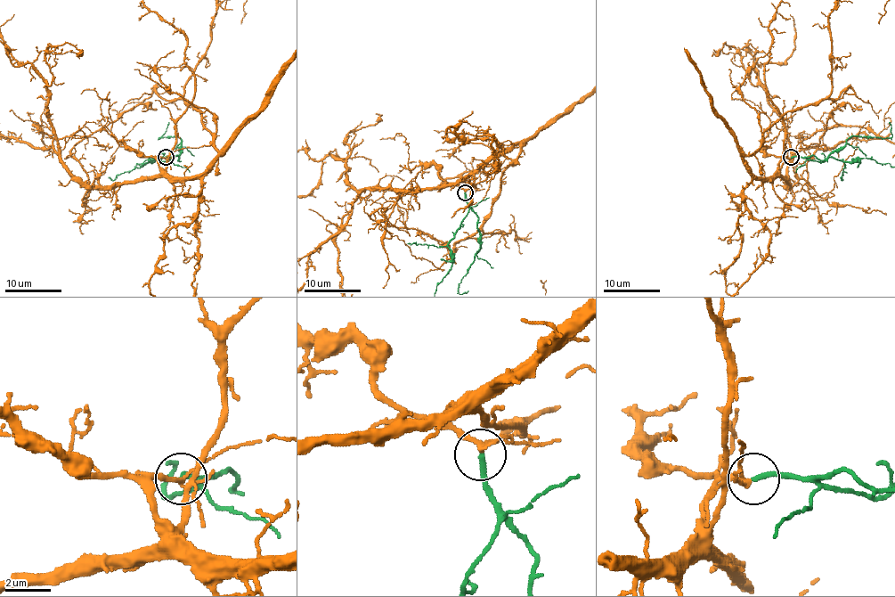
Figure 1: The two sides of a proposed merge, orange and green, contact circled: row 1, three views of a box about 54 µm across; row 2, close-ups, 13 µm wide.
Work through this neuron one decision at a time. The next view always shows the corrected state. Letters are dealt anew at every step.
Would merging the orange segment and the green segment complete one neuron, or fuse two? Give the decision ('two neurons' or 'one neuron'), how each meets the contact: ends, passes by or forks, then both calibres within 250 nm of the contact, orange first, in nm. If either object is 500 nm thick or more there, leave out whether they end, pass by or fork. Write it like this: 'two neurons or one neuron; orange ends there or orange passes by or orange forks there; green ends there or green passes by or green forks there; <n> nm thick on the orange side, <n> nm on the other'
one neuron; orange forks there; green ends there; 150 nm thick on the orange side, 240 nm on the other

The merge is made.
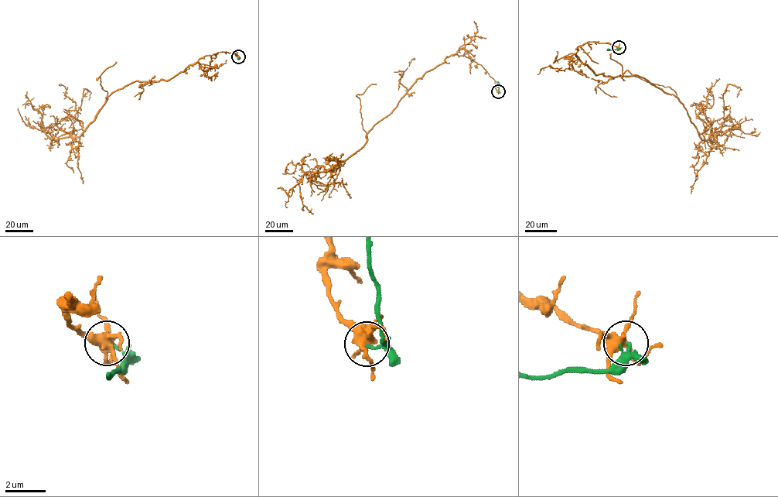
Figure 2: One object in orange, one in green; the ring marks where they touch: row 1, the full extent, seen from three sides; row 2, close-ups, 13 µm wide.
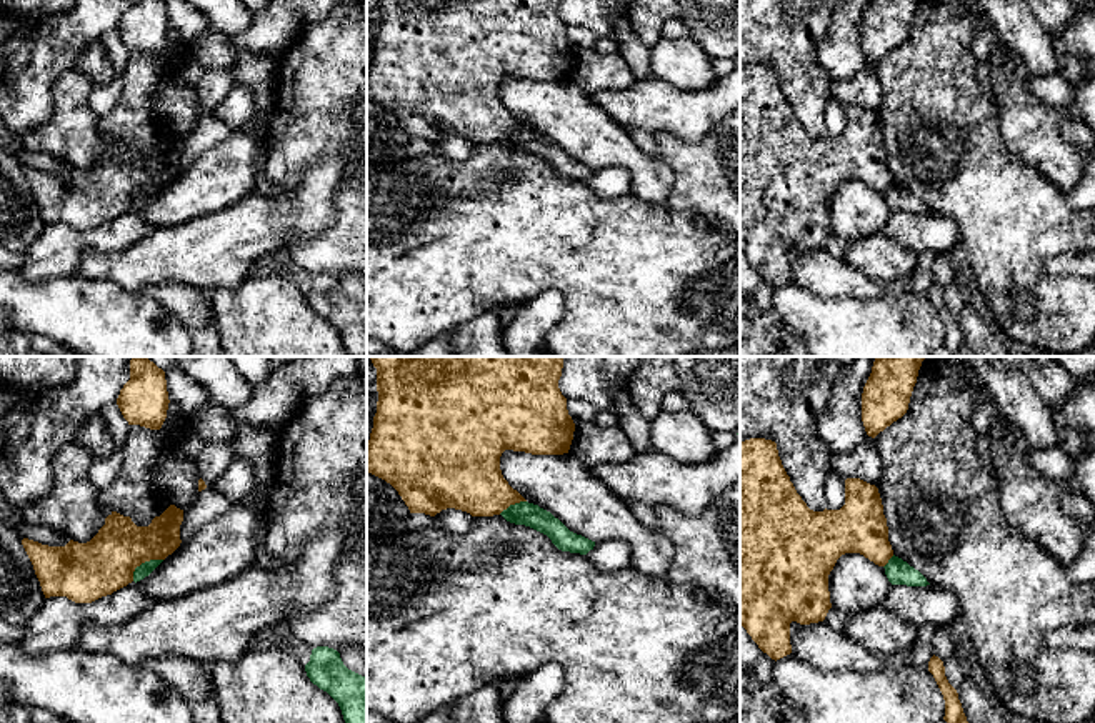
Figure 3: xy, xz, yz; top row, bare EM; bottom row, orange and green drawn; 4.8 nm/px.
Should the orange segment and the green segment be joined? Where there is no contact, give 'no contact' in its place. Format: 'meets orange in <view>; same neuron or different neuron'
meets orange in xy; different neuron

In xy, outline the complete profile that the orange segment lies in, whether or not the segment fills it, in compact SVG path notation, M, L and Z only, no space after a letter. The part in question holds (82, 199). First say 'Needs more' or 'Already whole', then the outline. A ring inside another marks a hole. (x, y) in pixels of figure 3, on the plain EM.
Already whole. M175 132L148 153L137 153L130 143L112 138L87 170L70 167L65 173L48 173L23 165L22 172L45 225L92 230L132 210L142 190L172 182L182 170L182 148L183 137Z

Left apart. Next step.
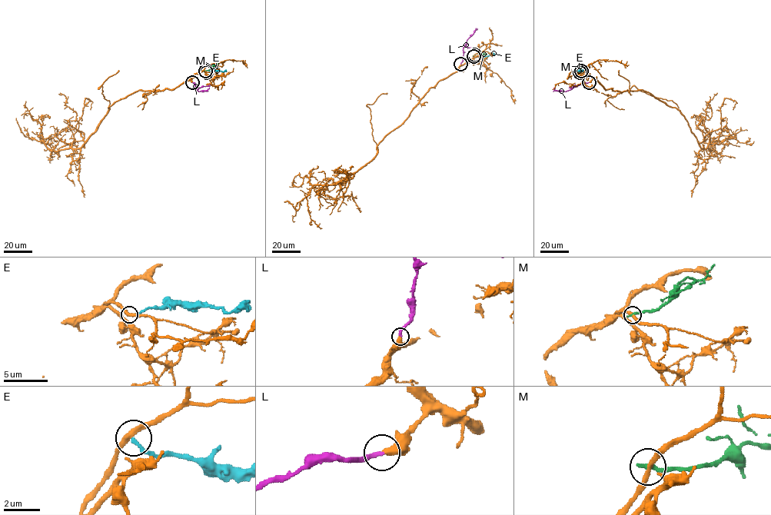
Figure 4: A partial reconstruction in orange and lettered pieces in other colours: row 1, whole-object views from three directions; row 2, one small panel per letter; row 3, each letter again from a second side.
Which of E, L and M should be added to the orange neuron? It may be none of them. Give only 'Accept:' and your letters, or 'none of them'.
Accept: L

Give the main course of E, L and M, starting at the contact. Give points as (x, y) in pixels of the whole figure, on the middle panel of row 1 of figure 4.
E: (475, 54), (483, 57), (494, 54)
L: (460, 64), (466, 40), (477, 28)
M: (473, 56), (486, 54)

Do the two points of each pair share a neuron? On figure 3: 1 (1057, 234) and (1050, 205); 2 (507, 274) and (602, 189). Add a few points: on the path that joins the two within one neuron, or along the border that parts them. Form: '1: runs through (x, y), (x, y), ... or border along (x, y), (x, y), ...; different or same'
1: runs through (1050, 227), (1050, 212); same
2: border along (585, 182), (599, 197), (625, 197), (629, 194); different

